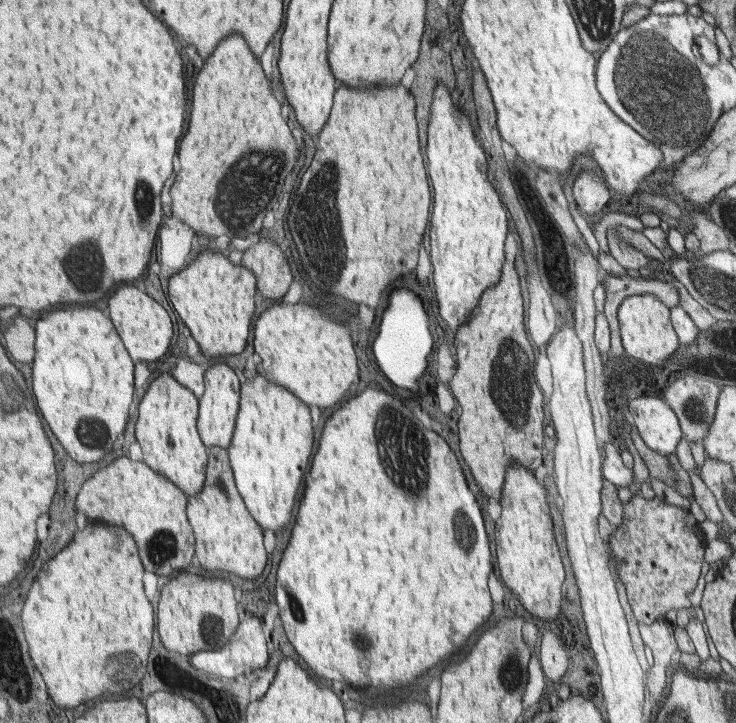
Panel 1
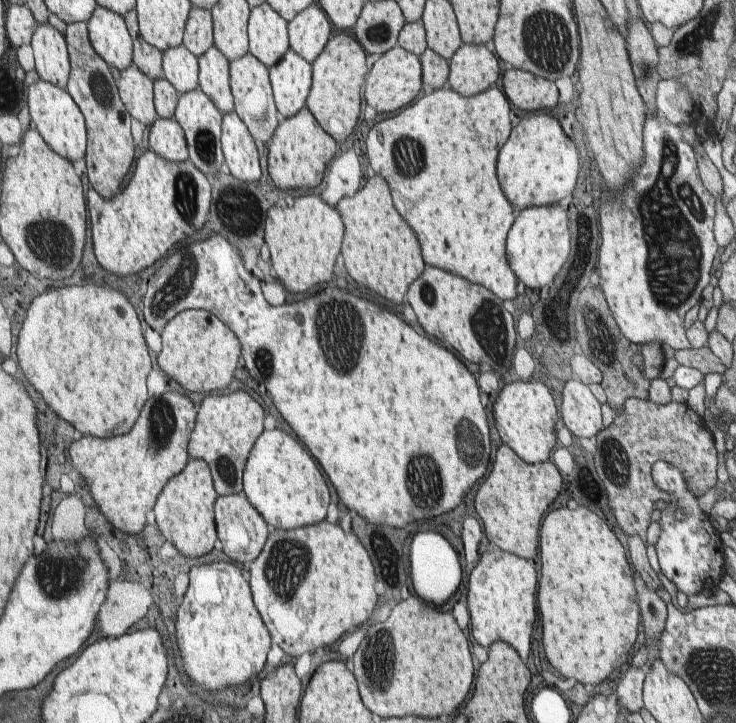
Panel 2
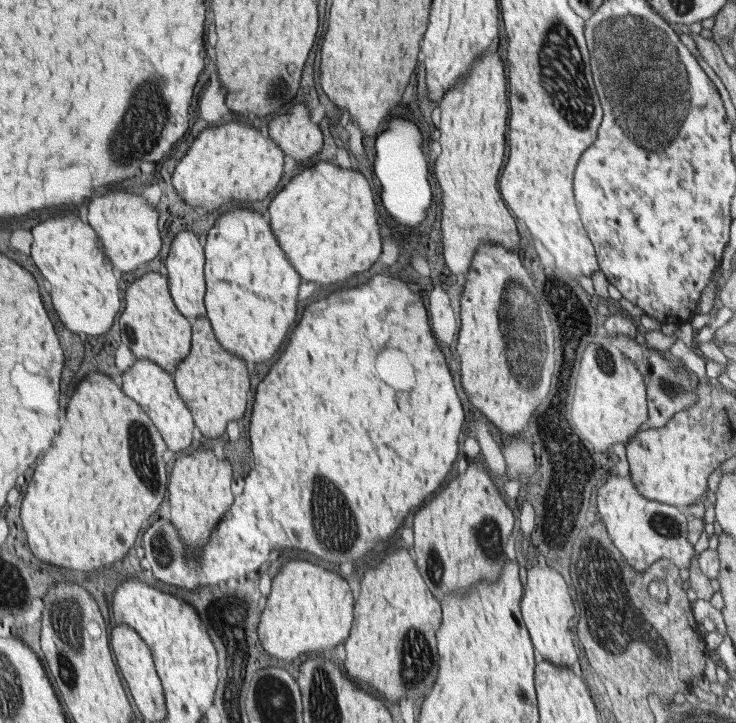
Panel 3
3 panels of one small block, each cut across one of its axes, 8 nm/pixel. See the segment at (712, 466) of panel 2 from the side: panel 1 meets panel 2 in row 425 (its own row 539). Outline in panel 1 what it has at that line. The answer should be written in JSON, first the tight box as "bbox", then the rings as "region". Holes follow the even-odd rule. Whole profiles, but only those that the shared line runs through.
{"bbox":[607,421,707,625],"region":[[[623,421],[624,442],[627,451],[633,456],[634,496],[623,504],[624,520],[622,528],[615,529],[609,540],[607,550],[619,559],[615,570],[626,589],[626,596],[638,621],[650,625],[656,620],[664,620],[668,610],[678,610],[692,606],[688,596],[696,588],[702,562],[705,560],[707,539],[700,523],[690,512],[690,508],[664,503],[655,496],[646,500],[640,486],[647,482],[650,472],[640,456],[632,437],[630,425]]]}

